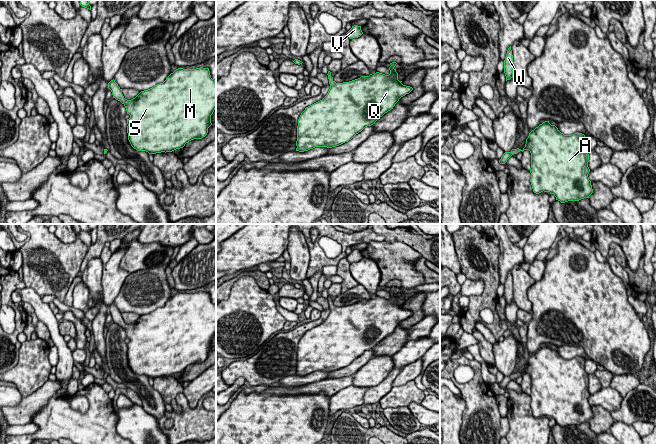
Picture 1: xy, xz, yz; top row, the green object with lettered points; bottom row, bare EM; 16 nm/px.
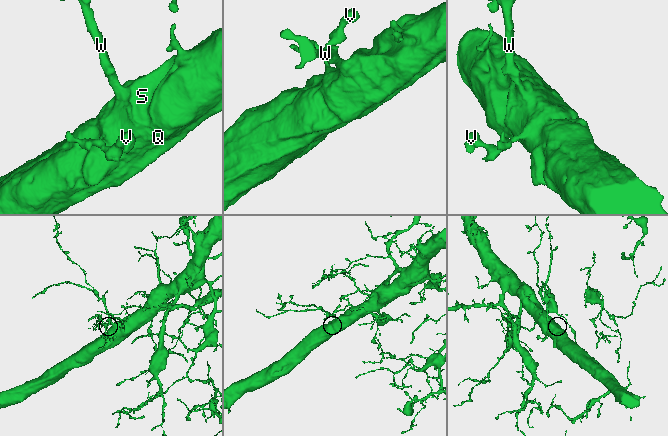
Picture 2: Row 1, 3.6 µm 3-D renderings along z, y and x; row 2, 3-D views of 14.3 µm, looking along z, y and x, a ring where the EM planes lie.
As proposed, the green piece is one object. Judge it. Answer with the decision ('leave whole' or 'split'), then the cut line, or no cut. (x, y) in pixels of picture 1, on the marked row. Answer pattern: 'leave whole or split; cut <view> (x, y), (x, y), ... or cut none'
leave whole; cut none

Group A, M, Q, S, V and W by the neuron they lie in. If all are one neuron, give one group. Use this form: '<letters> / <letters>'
A M Q S V W

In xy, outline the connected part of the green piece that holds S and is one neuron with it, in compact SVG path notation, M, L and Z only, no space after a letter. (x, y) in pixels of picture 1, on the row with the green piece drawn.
M178 68L171 73L163 83L141 91L135 98L127 100L122 94L122 89L115 80L108 83L113 98L120 101L126 108L130 118L127 119L128 140L137 151L146 151L149 154L172 152L183 148L186 143L194 139L202 139L212 125L211 115L216 109L216 80L211 78L209 68L183 69Z

